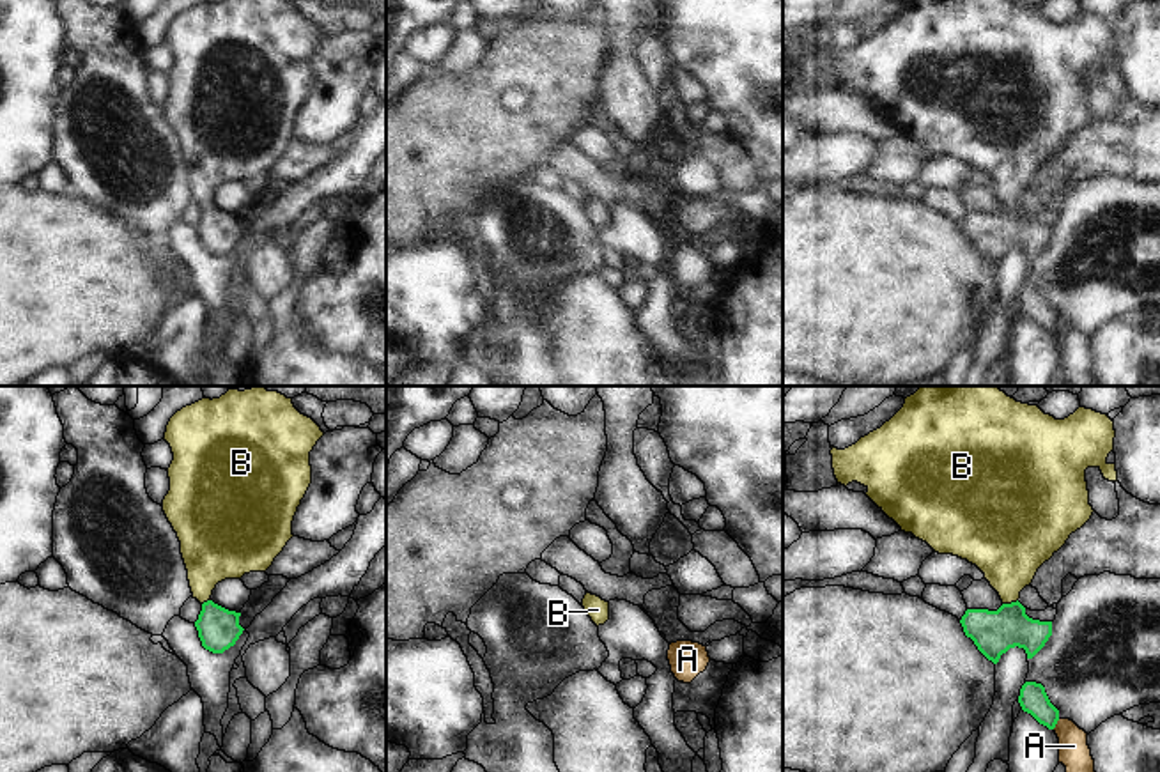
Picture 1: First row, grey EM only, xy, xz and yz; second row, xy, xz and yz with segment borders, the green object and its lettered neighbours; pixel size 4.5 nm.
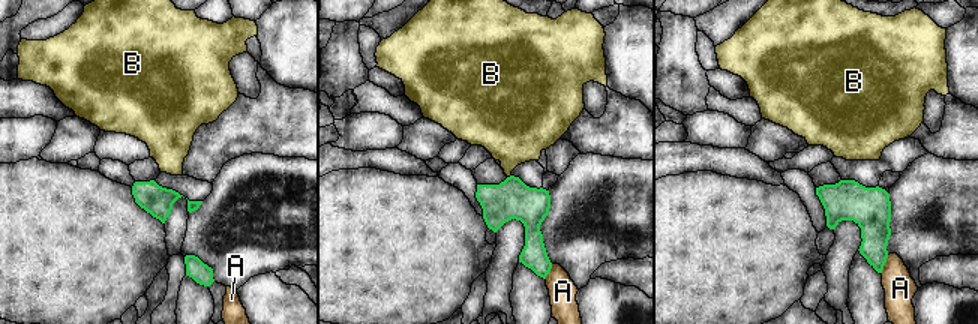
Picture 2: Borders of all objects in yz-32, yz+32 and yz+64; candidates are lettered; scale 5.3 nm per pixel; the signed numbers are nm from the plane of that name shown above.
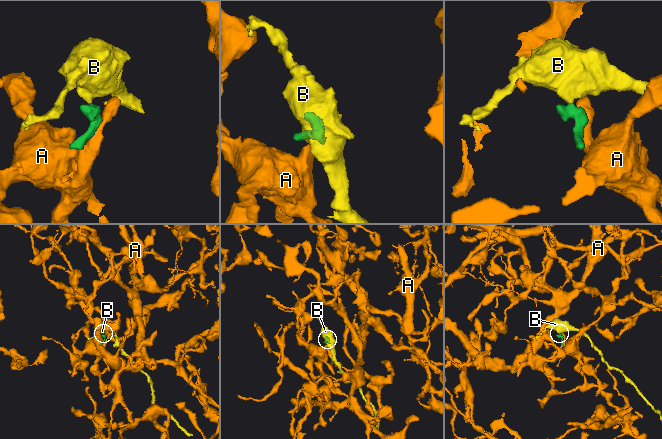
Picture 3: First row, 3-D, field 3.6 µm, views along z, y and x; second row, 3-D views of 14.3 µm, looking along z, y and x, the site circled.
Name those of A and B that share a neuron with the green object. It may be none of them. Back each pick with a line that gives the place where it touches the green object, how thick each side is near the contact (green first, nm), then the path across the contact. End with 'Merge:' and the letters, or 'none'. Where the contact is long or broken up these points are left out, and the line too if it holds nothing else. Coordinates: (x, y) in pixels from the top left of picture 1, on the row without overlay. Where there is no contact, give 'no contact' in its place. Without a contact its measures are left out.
B: meets green in yz at (1012, 206); 200 nm thick on the green side, 320 nm on the other; runs through yz (994, 236), (1012, 218), (1012, 206), (1008, 193), (1008, 151)
Merge: B

